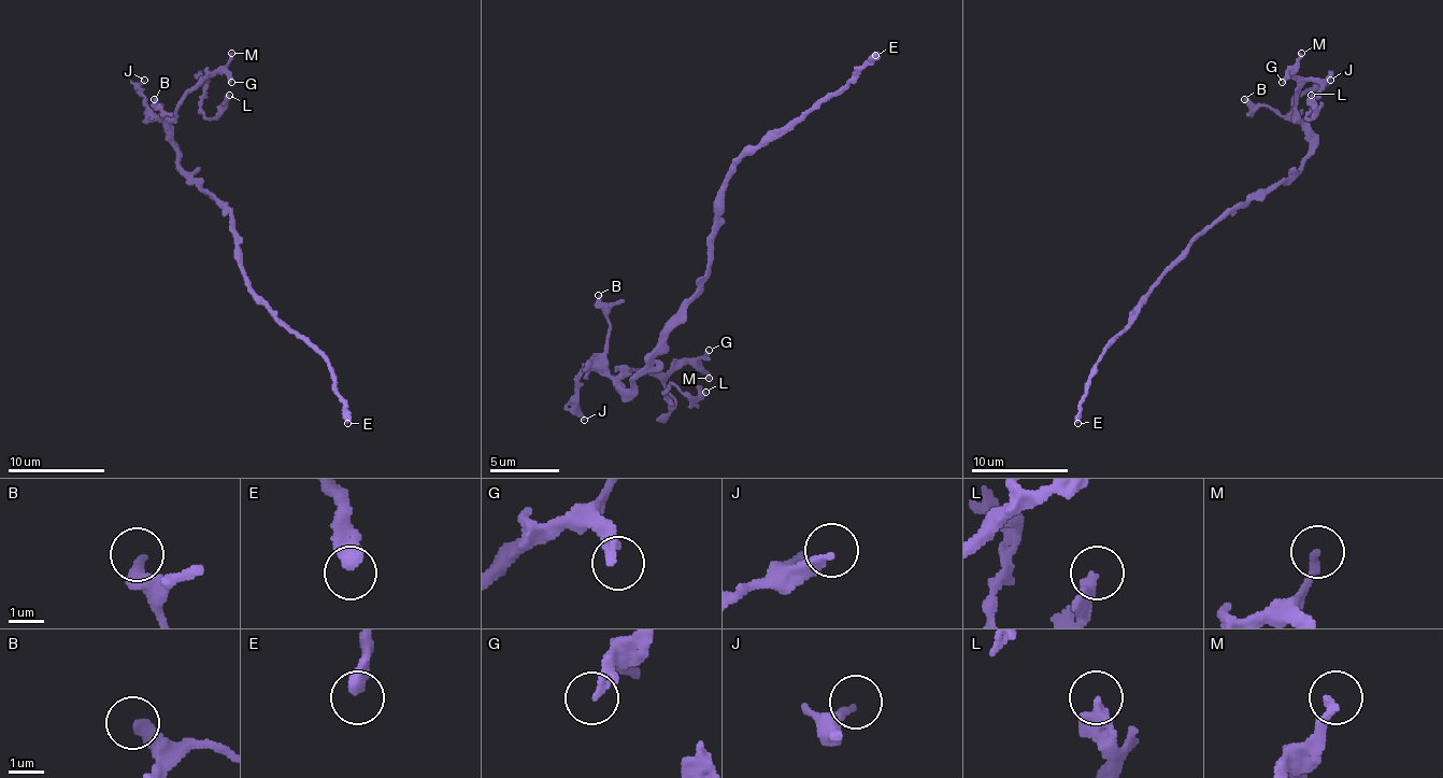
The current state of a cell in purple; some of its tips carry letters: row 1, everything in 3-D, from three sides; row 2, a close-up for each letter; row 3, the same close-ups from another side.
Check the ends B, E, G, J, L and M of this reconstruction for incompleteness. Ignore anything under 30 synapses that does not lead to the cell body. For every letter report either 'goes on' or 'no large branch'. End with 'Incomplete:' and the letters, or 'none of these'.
B: no large branch
E: no large branch
G: no large branch
J: goes on
L: no large branch
M: goes on
Incomplete: J, M

